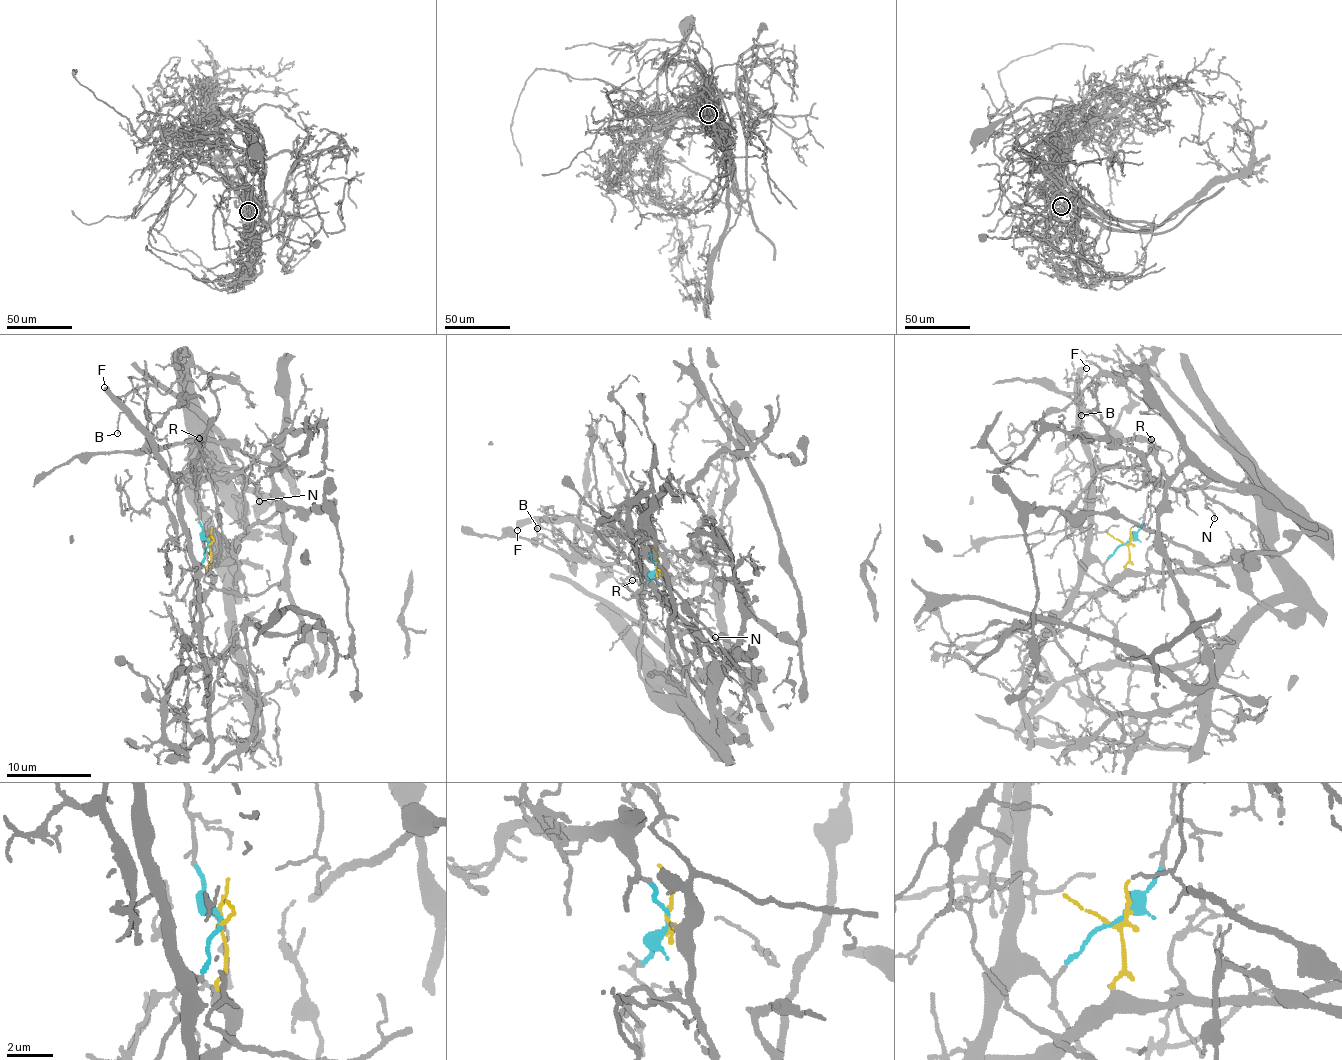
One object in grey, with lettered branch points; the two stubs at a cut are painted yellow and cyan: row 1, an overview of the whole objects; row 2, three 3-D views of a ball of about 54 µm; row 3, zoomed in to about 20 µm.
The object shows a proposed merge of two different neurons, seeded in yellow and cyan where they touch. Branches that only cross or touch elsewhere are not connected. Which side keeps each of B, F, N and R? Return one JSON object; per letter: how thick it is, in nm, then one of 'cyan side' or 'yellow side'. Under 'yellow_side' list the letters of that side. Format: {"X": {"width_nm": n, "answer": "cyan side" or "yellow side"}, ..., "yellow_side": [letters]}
{"B": {"width_nm": 100, "answer": "cyan side"}, "F": {"width_nm": 360, "answer": "cyan side"}, "N": {"width_nm": 150, "answer": "yellow side"}, "R": {"width_nm": 110, "answer": "yellow side"}, "yellow_side": ["N", "R"]}

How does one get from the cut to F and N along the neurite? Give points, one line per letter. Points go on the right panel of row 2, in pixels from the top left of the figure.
F: (1127, 544), (1103, 563), (1089, 550), (1092, 465), (1090, 449), (1082, 437), (1075, 384), (1087, 367)
N: (1127, 544), (1126, 567), (1144, 573), (1256, 553), (1260, 486), (1250, 475), (1238, 485), (1208, 482), (1215, 518)

